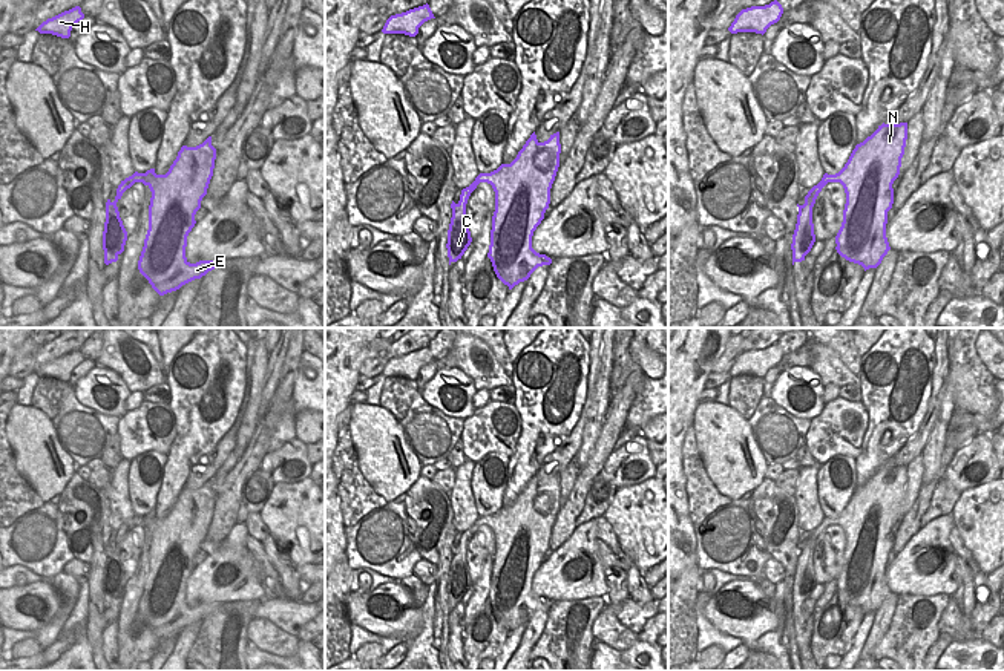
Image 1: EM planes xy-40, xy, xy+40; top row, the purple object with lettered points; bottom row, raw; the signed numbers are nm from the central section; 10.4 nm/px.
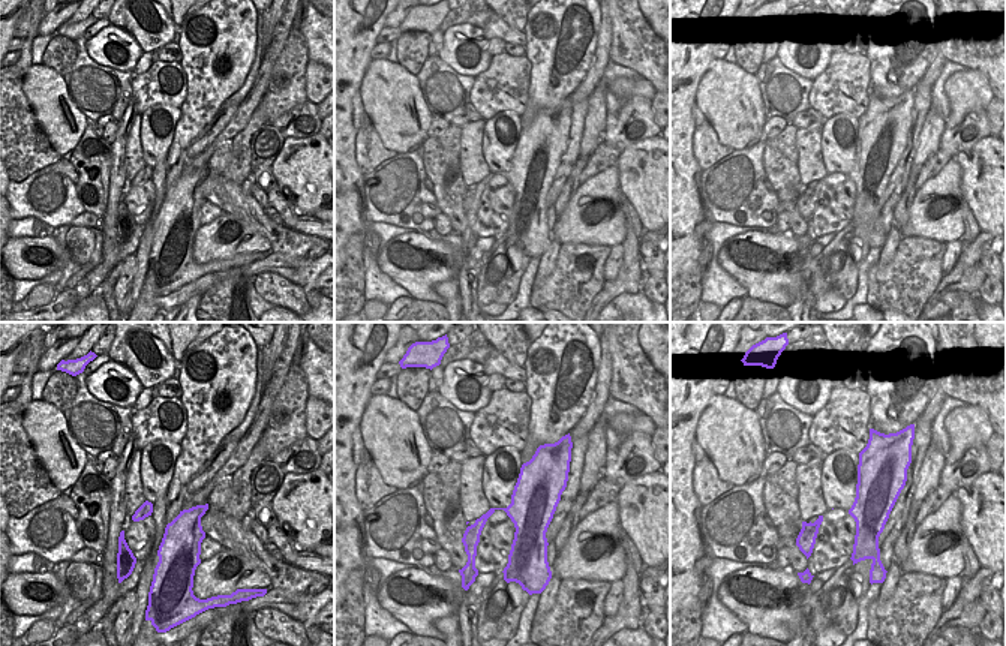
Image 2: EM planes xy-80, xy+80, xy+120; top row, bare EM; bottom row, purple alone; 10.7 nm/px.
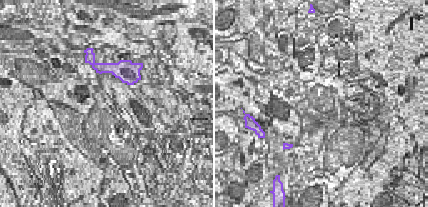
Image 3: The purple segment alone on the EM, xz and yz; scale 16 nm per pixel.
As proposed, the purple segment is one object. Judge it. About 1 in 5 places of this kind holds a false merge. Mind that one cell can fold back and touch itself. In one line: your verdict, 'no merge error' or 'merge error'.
merge error

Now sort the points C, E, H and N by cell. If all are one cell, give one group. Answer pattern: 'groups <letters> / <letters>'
groups C / E H N

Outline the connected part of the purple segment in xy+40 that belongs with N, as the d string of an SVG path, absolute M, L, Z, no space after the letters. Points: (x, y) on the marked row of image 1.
M907 123L881 124L852 150L845 167L829 175L846 193L843 222L835 236L837 253L866 270L877 268L891 250L886 237L892 184L900 175Z

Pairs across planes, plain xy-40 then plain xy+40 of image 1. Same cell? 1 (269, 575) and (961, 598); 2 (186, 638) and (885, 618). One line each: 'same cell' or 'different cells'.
1: same cell
2: same cell

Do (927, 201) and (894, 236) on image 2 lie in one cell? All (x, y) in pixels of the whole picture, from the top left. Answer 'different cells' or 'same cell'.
different cells

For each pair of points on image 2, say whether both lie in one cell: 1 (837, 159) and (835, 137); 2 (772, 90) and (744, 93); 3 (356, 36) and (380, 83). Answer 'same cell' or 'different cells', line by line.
1: same cell
2: different cells
3: different cells

